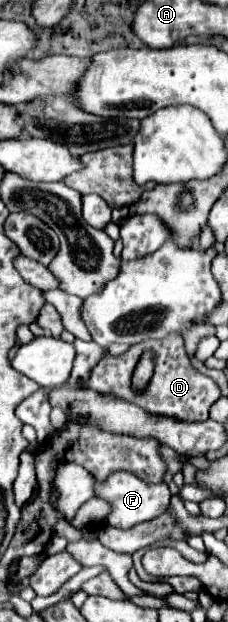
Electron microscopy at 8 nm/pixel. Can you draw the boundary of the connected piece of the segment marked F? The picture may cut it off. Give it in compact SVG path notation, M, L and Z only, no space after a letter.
M112 472L106 480L94 480L94 496L106 500L112 508L108 514L108 524L116 528L130 528L140 522L152 520L166 512L170 504L170 490L166 484L146 484L138 476L132 476L130 472Z

